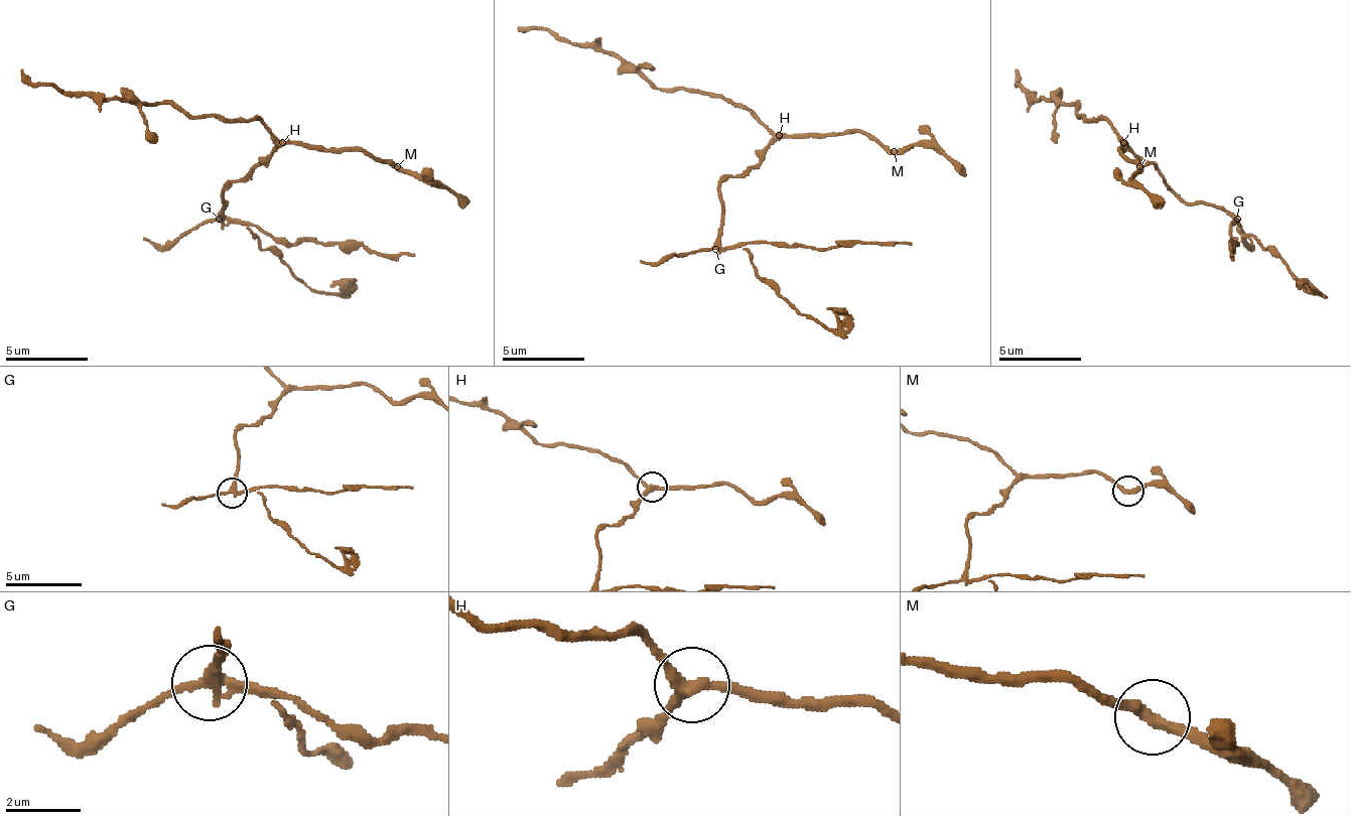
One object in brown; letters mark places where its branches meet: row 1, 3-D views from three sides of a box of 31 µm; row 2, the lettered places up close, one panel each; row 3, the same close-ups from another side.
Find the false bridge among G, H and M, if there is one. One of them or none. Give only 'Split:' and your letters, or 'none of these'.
Split: G

